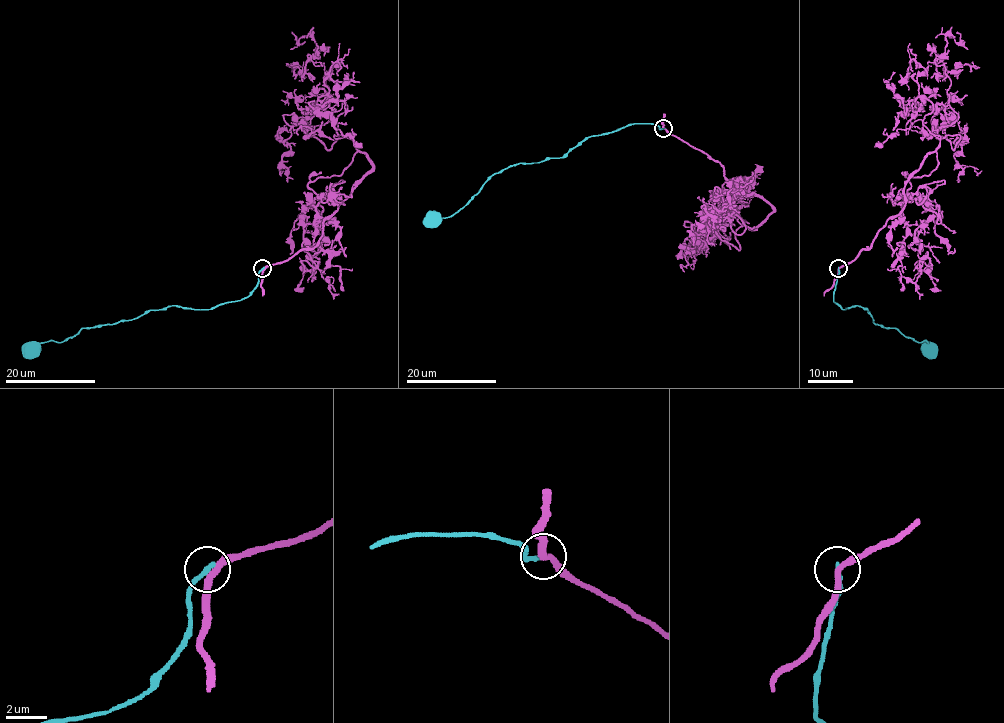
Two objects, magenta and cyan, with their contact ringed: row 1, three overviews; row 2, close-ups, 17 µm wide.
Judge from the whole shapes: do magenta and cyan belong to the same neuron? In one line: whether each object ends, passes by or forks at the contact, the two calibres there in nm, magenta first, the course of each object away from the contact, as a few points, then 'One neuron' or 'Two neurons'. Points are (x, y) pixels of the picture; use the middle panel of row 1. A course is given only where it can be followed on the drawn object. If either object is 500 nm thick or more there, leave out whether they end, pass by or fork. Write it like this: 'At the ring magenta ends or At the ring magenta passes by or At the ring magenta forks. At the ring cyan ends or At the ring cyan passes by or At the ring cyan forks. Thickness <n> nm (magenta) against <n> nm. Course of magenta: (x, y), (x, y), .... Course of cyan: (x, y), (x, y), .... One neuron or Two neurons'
At the ring magenta passes by. At the ring cyan ends. Thickness 300 nm (magenta) against 260 nm. Course of magenta: (663, 128), (773, 210), (755, 229), (740, 226), (738, 250), (707, 226), (692, 270). Course of cyan: (663, 128), (627, 124), (585, 137), (562, 157), (501, 169), (453, 214), (442, 218), (433, 213), (432, 219). Two neurons

